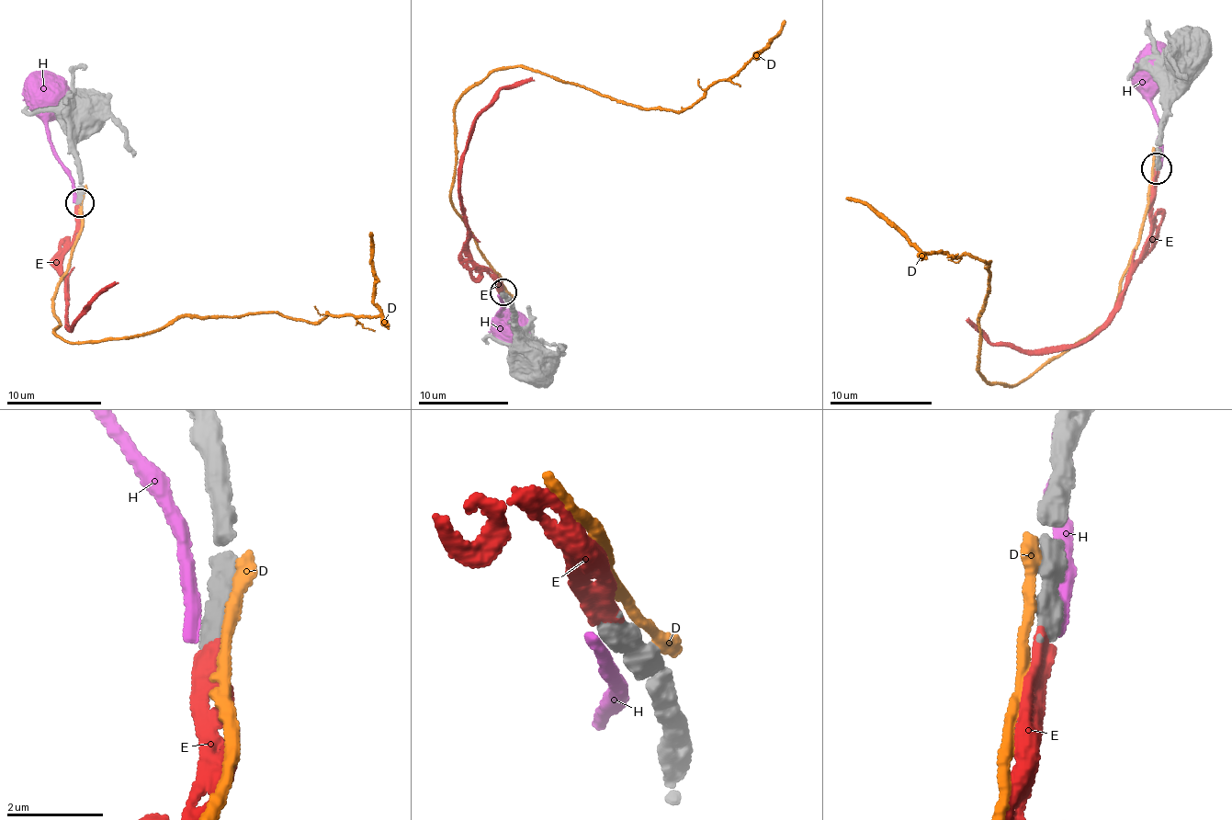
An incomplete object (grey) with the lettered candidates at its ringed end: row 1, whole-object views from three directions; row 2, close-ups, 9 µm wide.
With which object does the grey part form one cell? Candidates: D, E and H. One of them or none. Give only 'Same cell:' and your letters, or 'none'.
Same cell: E

